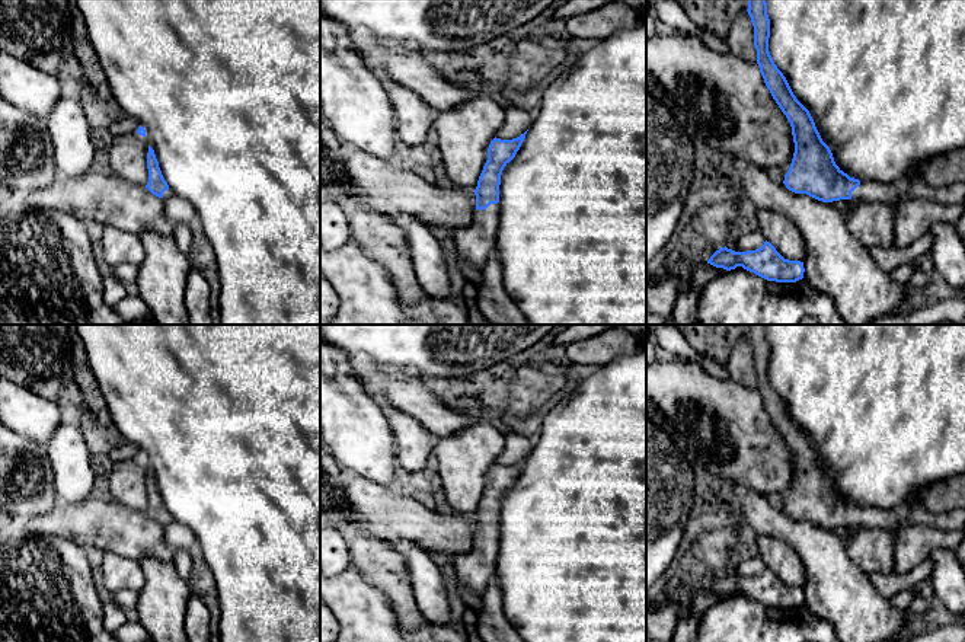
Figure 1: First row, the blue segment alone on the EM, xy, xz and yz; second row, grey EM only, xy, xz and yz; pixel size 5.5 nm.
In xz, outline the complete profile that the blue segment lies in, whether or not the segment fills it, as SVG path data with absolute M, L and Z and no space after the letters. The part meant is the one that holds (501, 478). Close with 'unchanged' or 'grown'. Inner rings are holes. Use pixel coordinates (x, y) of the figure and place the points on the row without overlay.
M527 457L512 466L495 463L491 467L488 486L474 515L476 539L473 549L453 559L457 581L482 598L491 576L495 574L501 501L504 494L515 483L525 460Z | grown

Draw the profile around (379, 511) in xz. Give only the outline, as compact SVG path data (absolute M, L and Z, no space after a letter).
M361 476L346 479L346 512L362 533L394 547L412 544L451 559L469 553L476 539L474 517L429 511Z

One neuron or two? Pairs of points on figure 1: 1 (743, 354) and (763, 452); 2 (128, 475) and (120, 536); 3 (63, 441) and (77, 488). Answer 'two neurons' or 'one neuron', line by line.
1: two neurons
2: one neuron
3: one neuron

